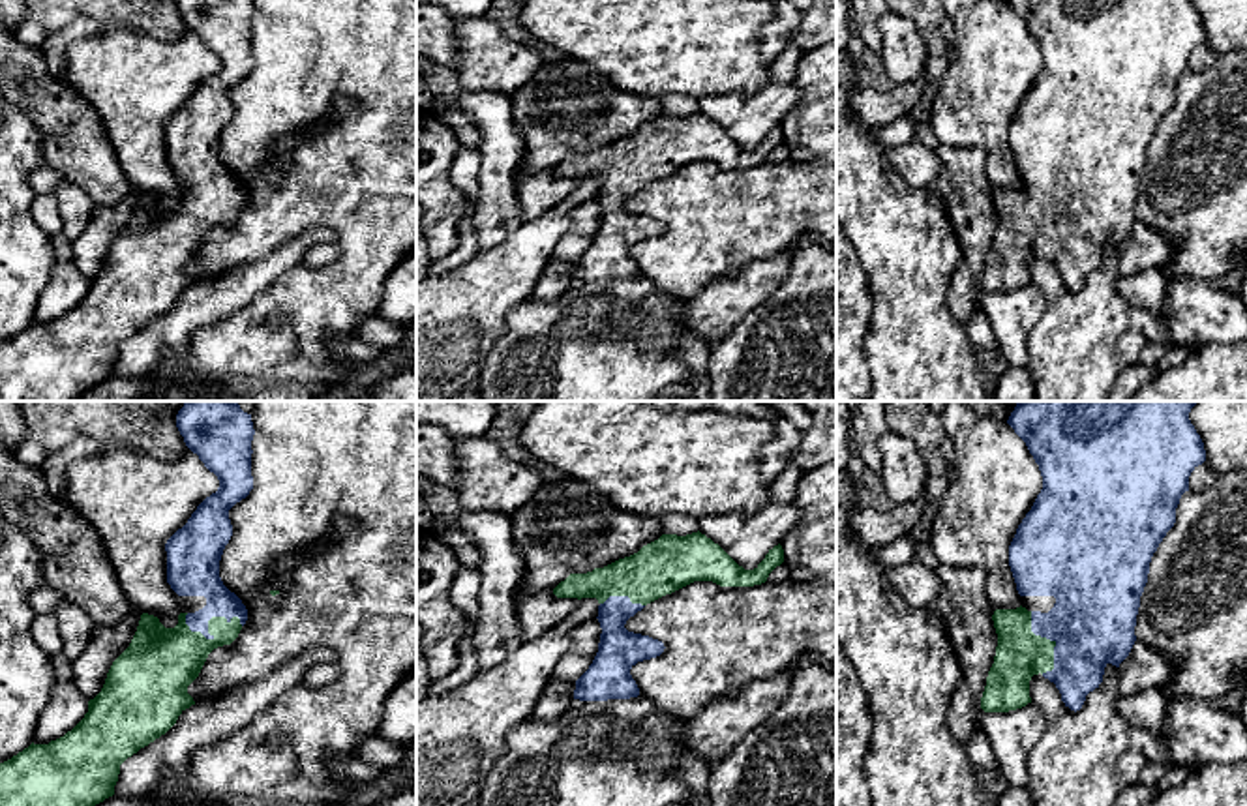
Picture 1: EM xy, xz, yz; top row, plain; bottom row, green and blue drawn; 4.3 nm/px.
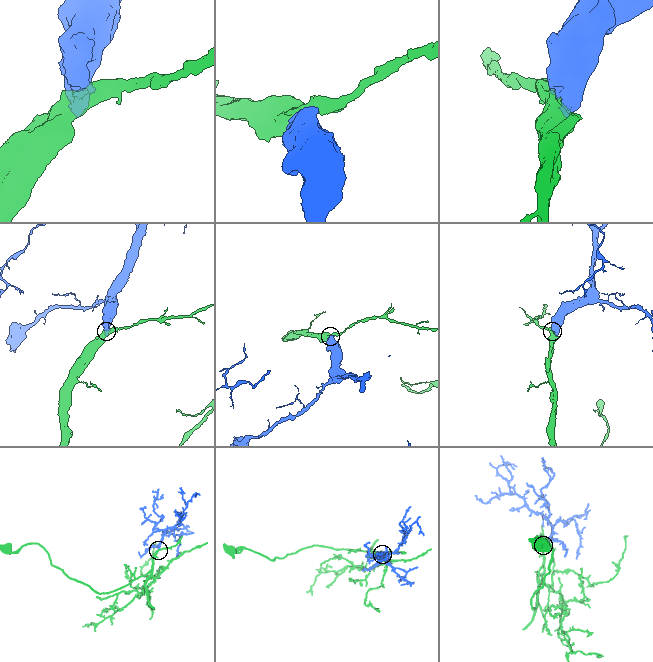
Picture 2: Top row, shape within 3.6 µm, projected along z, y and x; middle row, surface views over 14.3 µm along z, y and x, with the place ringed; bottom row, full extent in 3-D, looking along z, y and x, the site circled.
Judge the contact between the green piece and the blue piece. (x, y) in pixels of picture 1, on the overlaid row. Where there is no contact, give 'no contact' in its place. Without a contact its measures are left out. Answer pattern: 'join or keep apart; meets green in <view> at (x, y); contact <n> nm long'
join; meets green in xy at (209, 626); contact 260 nm long

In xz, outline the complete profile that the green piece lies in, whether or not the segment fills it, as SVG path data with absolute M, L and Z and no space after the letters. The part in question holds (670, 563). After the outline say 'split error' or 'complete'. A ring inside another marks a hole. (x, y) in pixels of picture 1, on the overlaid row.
M662 534L638 553L587 574L570 574L553 594L557 598L596 598L602 628L598 652L589 669L576 680L574 699L608 701L639 695L630 669L664 652L664 643L624 628L626 620L647 604L694 581L720 587L754 587L784 562L782 545L769 549L754 568L739 566L705 534Z | split error

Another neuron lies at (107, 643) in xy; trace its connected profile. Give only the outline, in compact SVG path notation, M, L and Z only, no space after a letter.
M135 609L114 626L96 626L86 649L71 662L73 682L88 701L101 692L113 662L129 647L141 615Z

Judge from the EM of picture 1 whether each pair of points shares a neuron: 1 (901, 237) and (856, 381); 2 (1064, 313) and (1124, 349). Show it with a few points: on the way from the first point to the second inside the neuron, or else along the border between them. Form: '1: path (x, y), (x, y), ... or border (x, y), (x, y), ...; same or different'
1: border (871, 310), (865, 338), (869, 381); different
2: border (1137, 328), (1118, 340), (1122, 366); different

